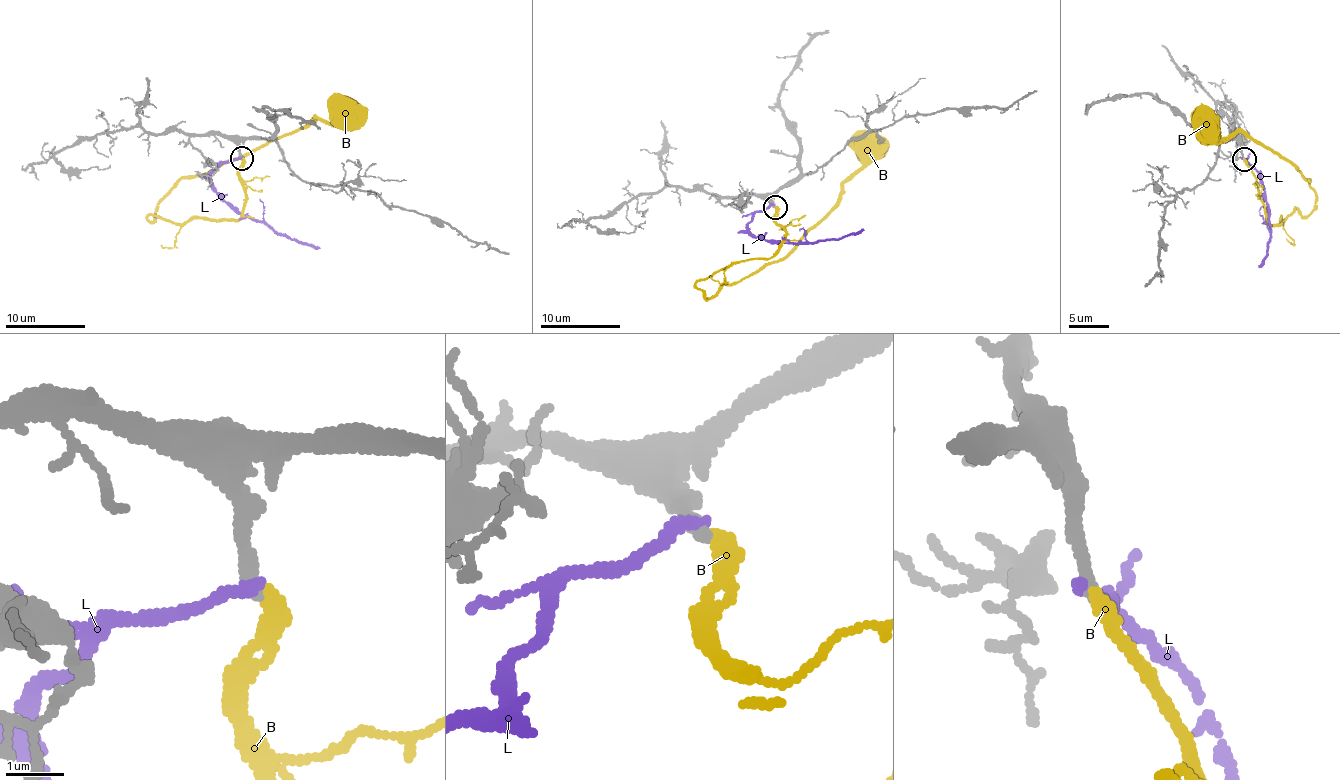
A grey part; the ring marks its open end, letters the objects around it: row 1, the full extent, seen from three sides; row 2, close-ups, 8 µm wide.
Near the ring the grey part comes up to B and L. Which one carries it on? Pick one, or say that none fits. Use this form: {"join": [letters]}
{"join": ["B"]}

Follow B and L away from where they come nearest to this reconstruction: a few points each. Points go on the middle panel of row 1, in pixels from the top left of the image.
B: (774, 206), (783, 240), (768, 259), (732, 261), (698, 279), (706, 298), (787, 256), (836, 203), (869, 147)
L: (772, 204), (759, 209), (748, 224), (752, 235), (816, 243), (864, 228)

